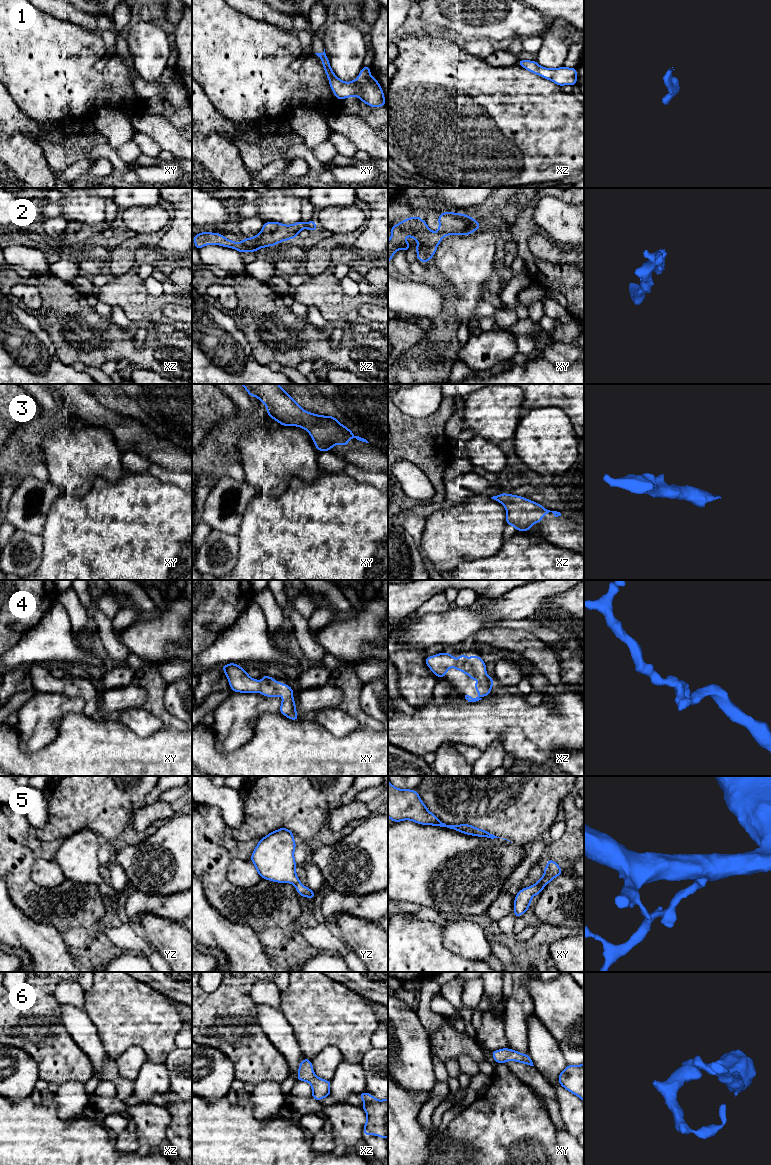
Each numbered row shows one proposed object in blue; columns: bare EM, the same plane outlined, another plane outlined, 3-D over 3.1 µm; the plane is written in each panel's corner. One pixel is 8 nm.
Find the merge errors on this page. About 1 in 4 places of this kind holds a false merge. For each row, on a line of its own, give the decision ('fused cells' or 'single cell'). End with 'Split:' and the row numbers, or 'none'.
1: single cell
2: single cell
3: single cell
4: single cell
5: single cell
6: single cell
Split: none

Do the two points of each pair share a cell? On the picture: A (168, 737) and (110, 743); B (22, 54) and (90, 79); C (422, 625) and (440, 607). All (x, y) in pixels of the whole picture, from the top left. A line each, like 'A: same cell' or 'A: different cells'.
A: same cell
B: same cell
C: different cells

